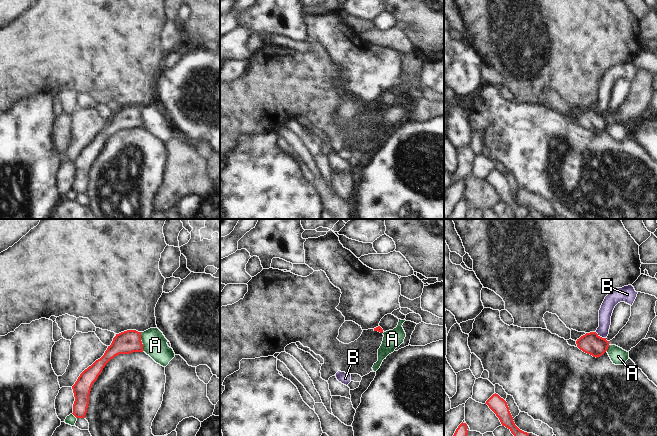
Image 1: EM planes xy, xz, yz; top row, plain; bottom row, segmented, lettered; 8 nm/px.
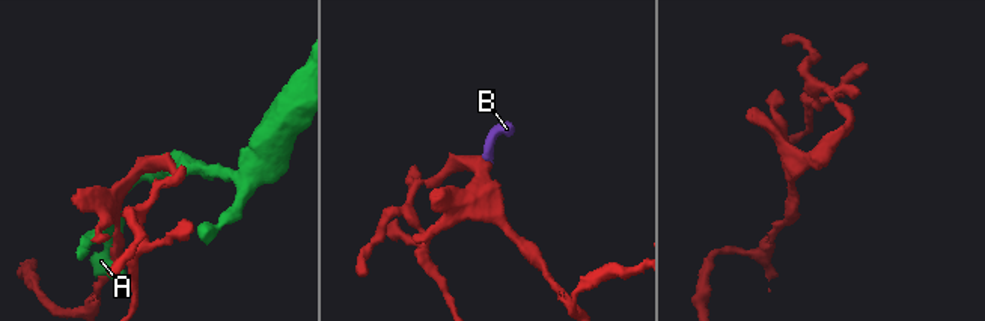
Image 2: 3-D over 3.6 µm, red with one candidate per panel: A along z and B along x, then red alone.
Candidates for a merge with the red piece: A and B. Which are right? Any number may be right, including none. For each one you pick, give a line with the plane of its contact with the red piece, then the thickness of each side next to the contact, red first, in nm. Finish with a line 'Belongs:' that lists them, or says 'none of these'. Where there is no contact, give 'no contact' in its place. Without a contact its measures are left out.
B: meets red in yz; 170 nm thick on the red side, 110 nm on the other
Belongs: B

